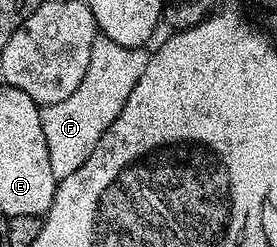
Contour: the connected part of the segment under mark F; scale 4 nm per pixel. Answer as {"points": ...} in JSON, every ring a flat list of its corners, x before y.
{"points":[[99,35,92,46,92,58,80,86,76,86,64,102,47,104,41,109,48,159,57,181,68,178,68,174,76,174,76,170,88,162,104,130,108,130,120,110,124,110,124,102,128,102,128,94,132,94,132,86,136,86,140,74,144,74,148,59,144,53,142,48,125,48,107,36]]}

